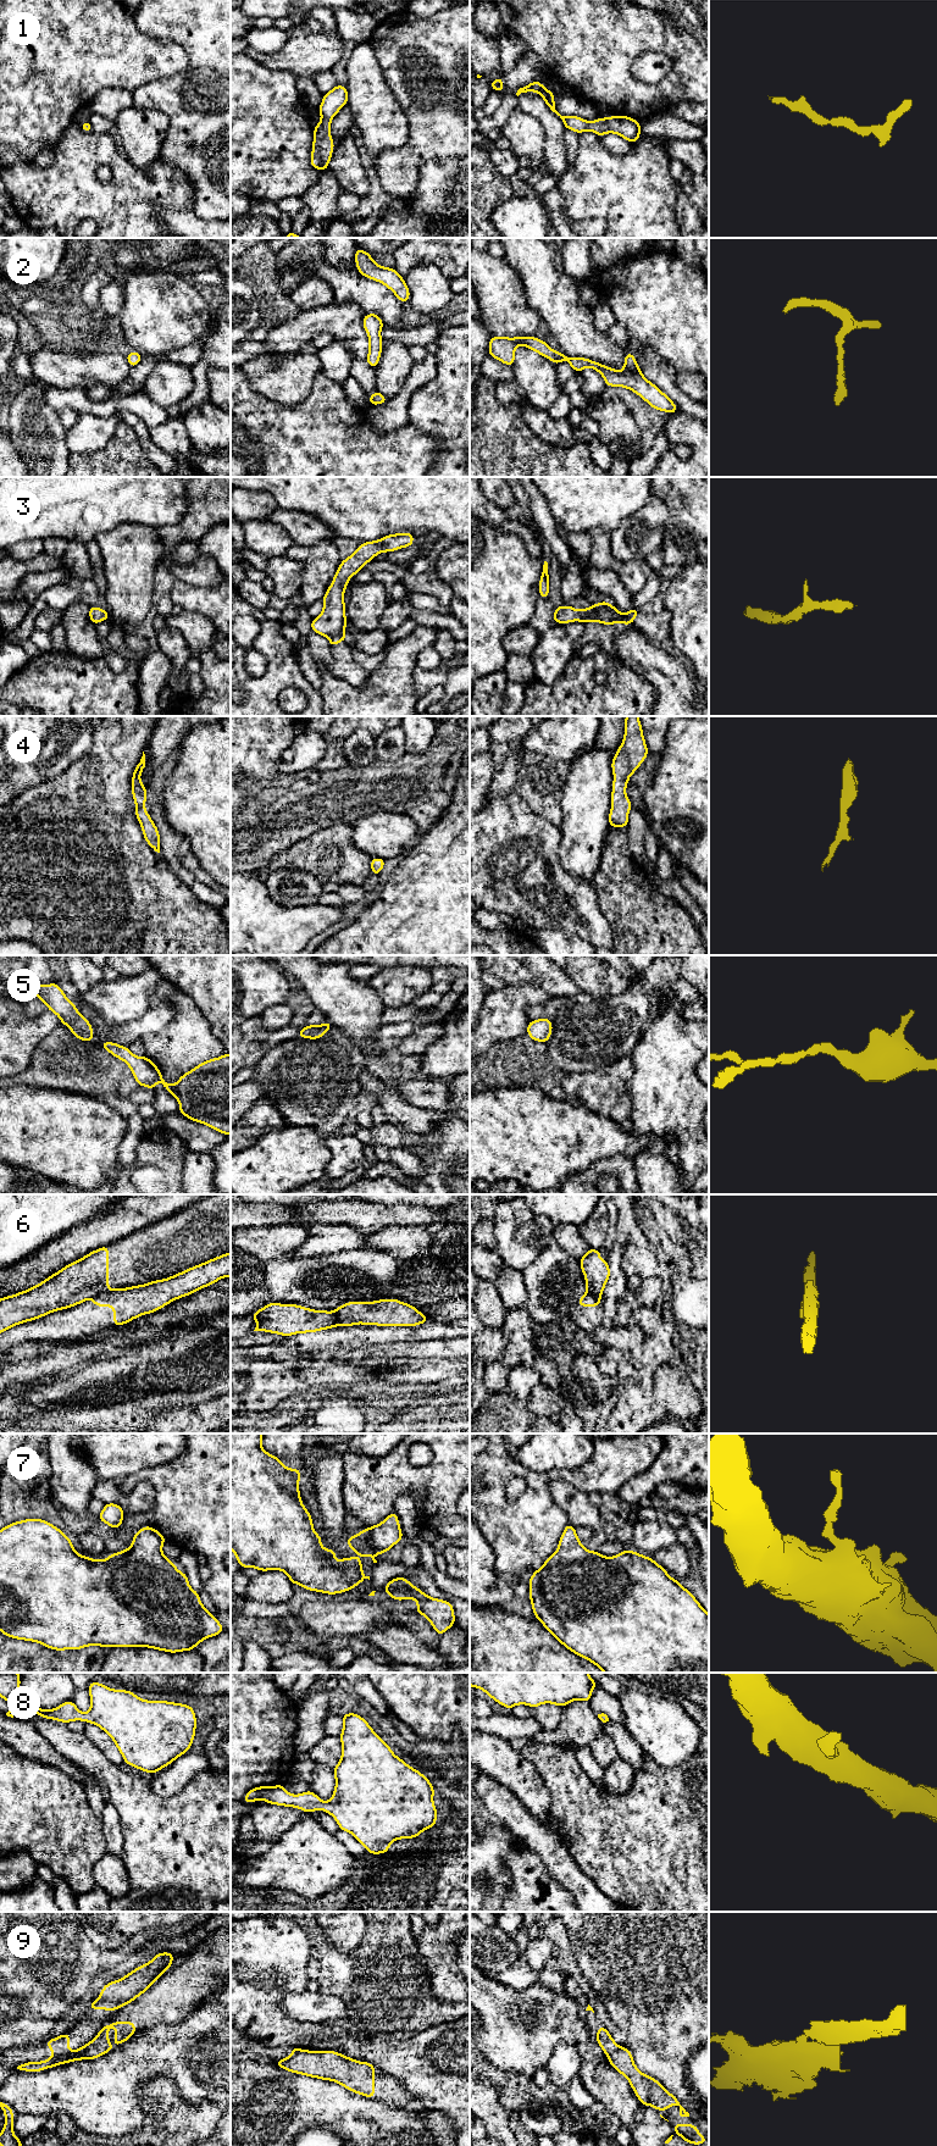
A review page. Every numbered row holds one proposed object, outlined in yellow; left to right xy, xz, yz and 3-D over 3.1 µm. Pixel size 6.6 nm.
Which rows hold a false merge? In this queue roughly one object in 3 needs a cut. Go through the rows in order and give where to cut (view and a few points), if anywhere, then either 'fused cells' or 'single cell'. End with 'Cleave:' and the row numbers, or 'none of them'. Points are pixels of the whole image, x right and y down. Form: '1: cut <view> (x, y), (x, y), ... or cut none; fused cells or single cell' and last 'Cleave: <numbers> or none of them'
1: cut none; single cell
2: cut none; single cell
3: cut none; single cell
4: cut none; single cell
5: cut none; single cell
6: cut xy (107, 1288), (93, 1298); fused cells
7: cut none; single cell
8: cut none; single cell
9: cut xy (70, 2052), (53, 2057); fused cells
Cleave: 6, 9

